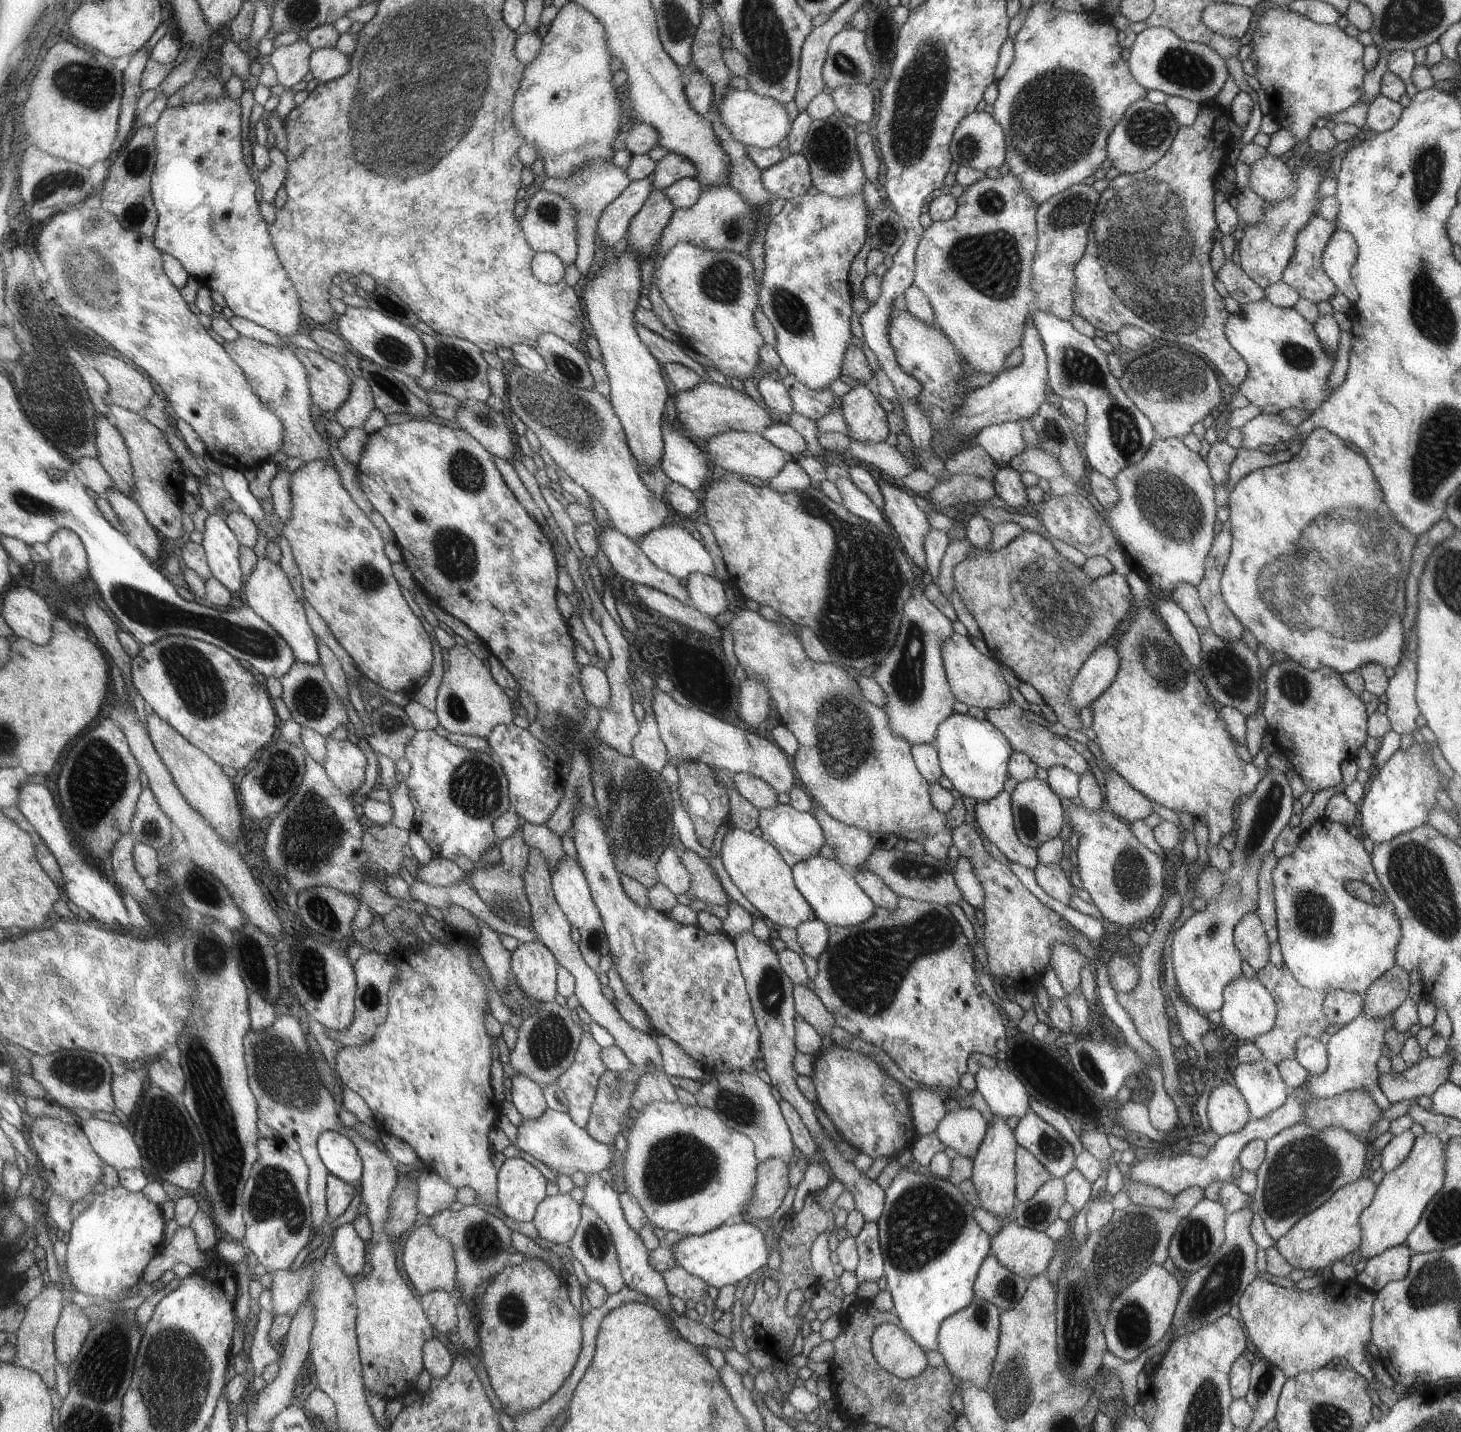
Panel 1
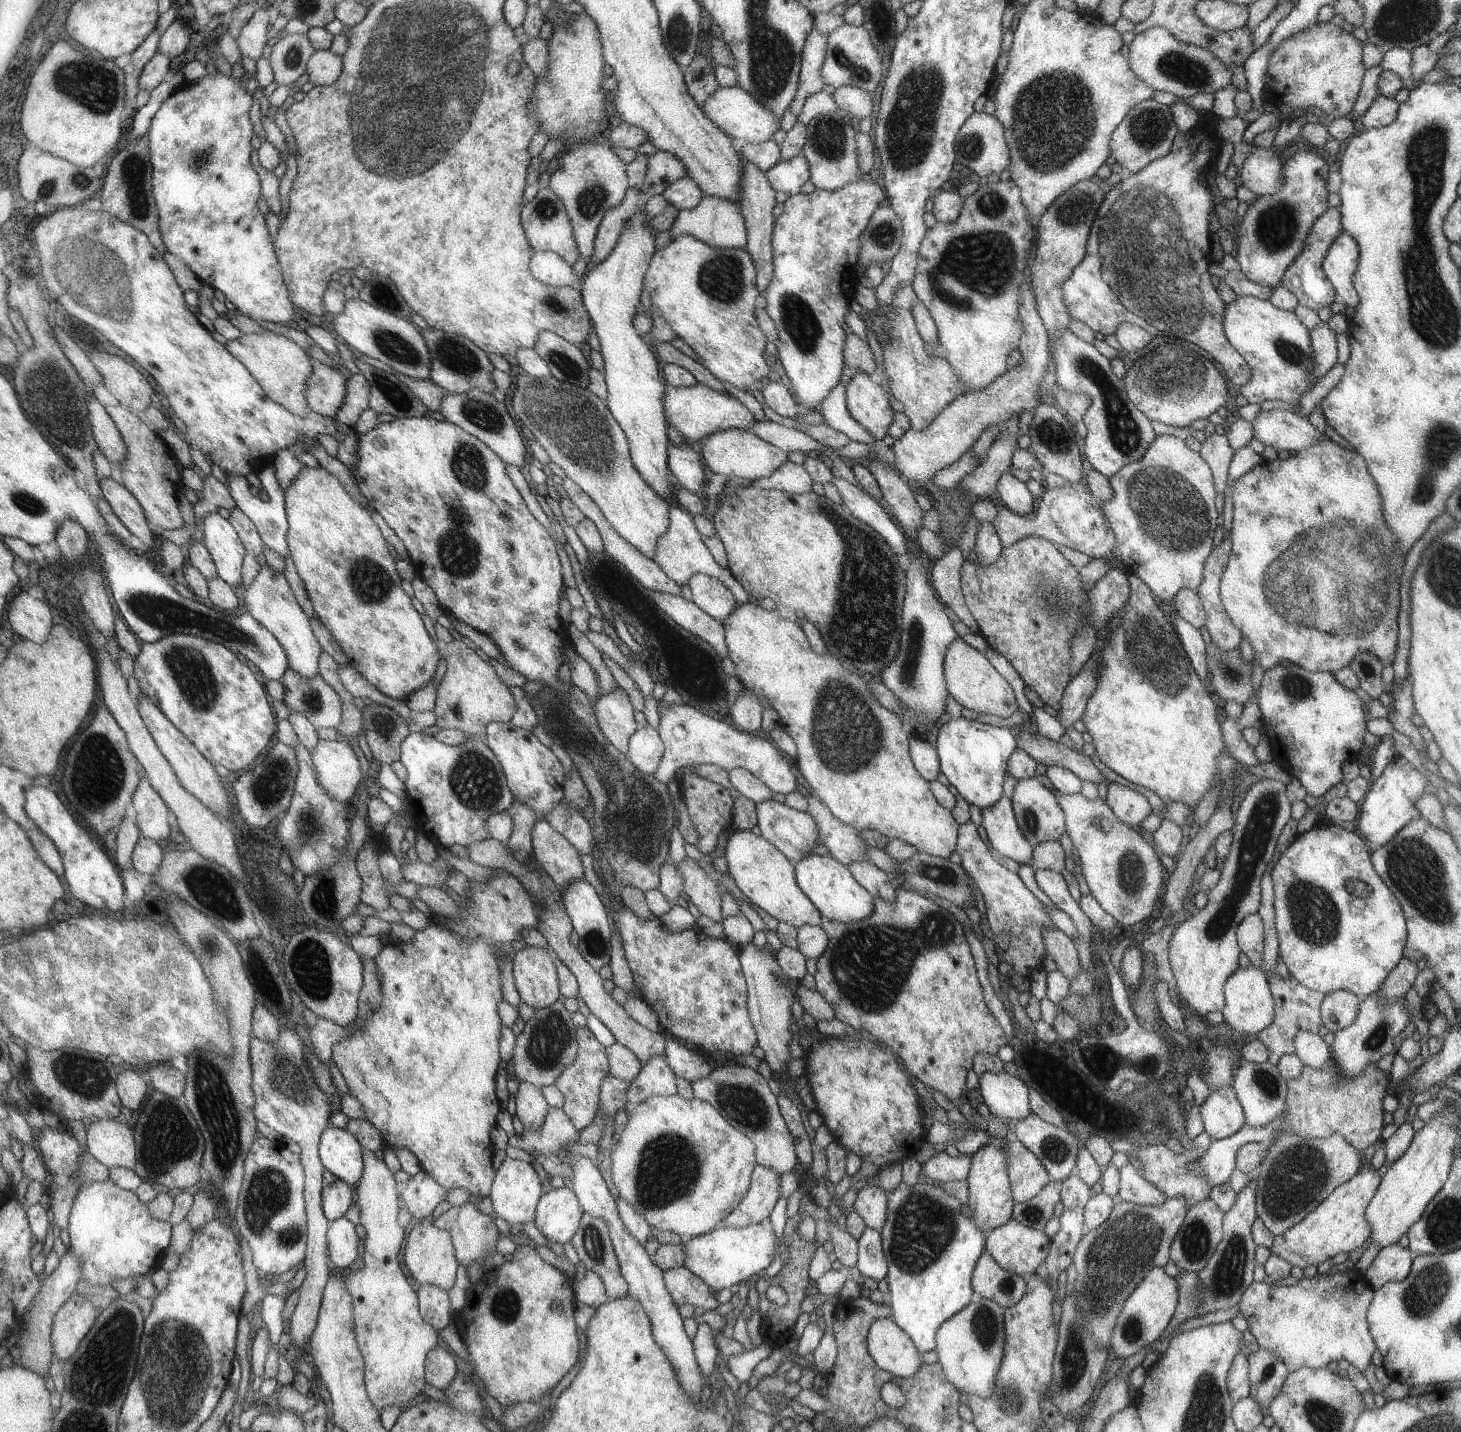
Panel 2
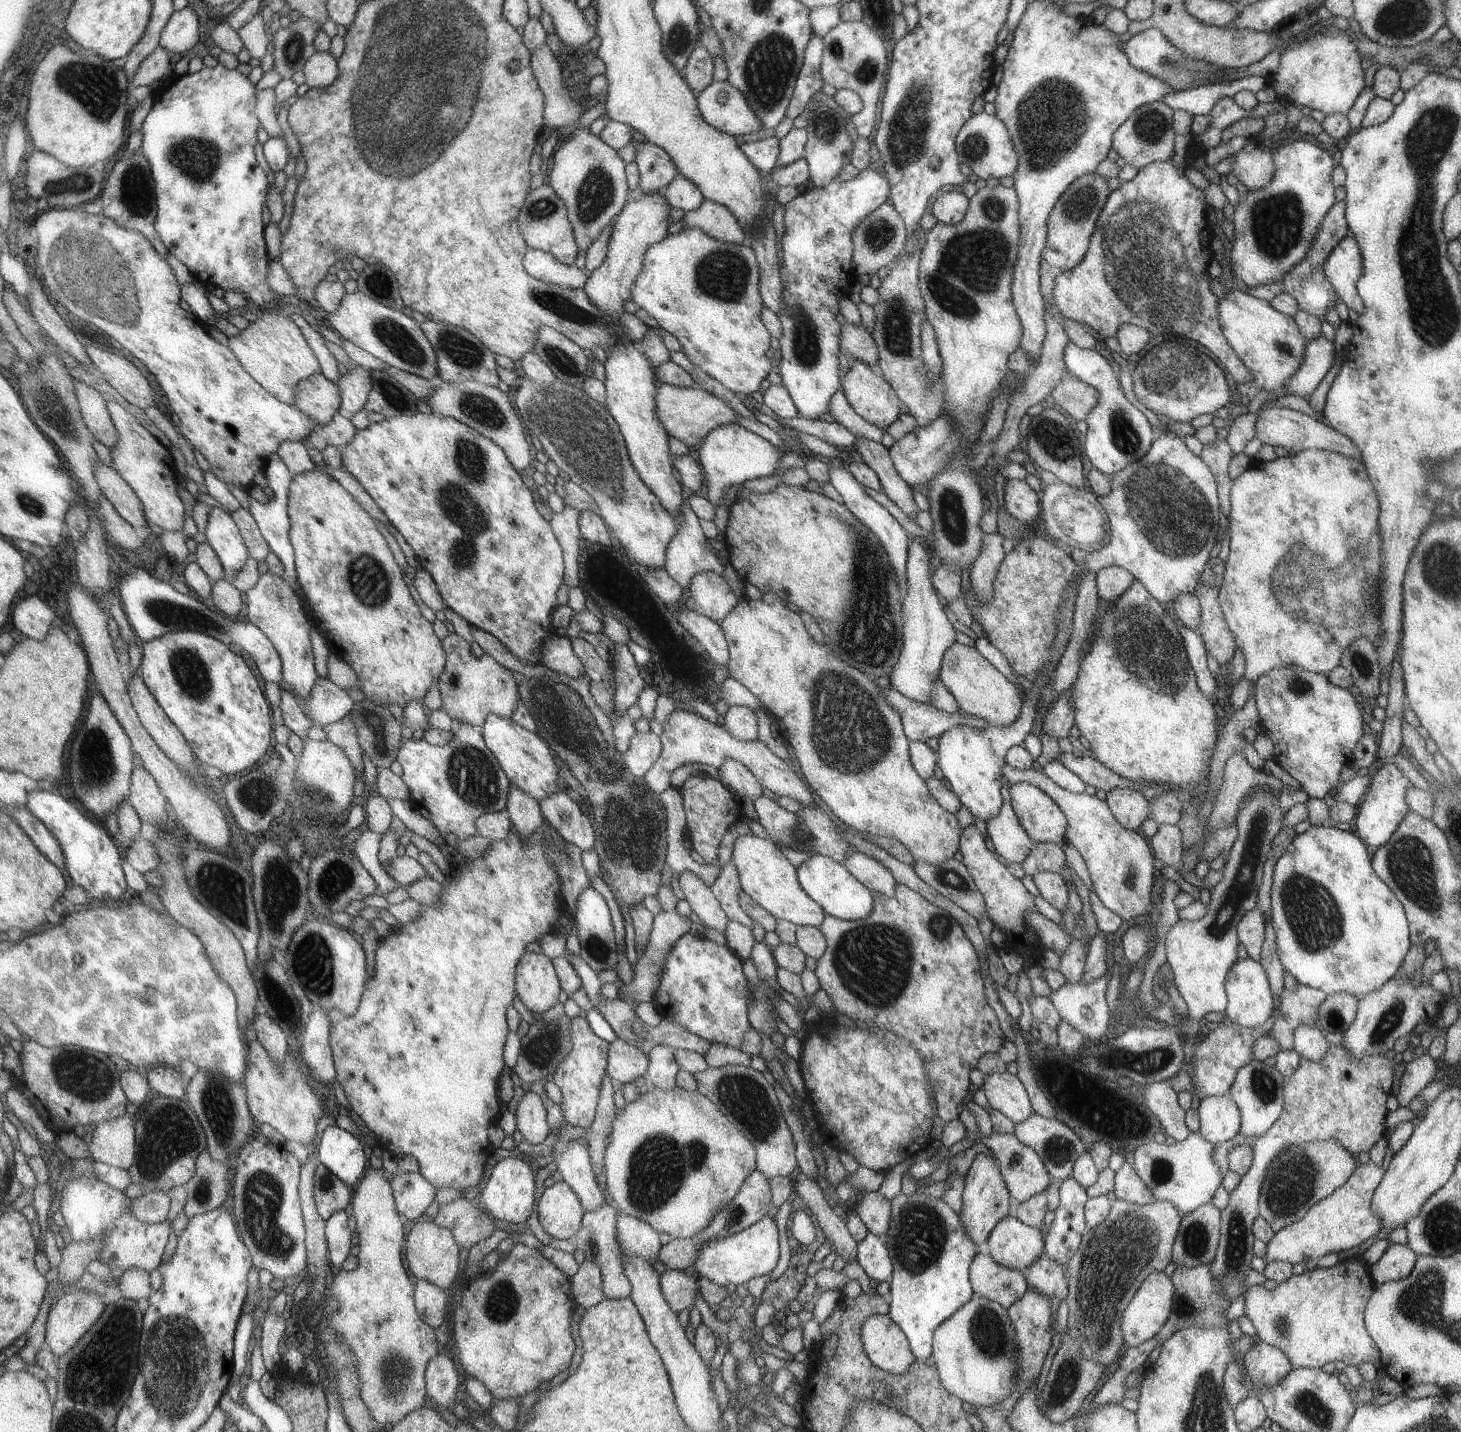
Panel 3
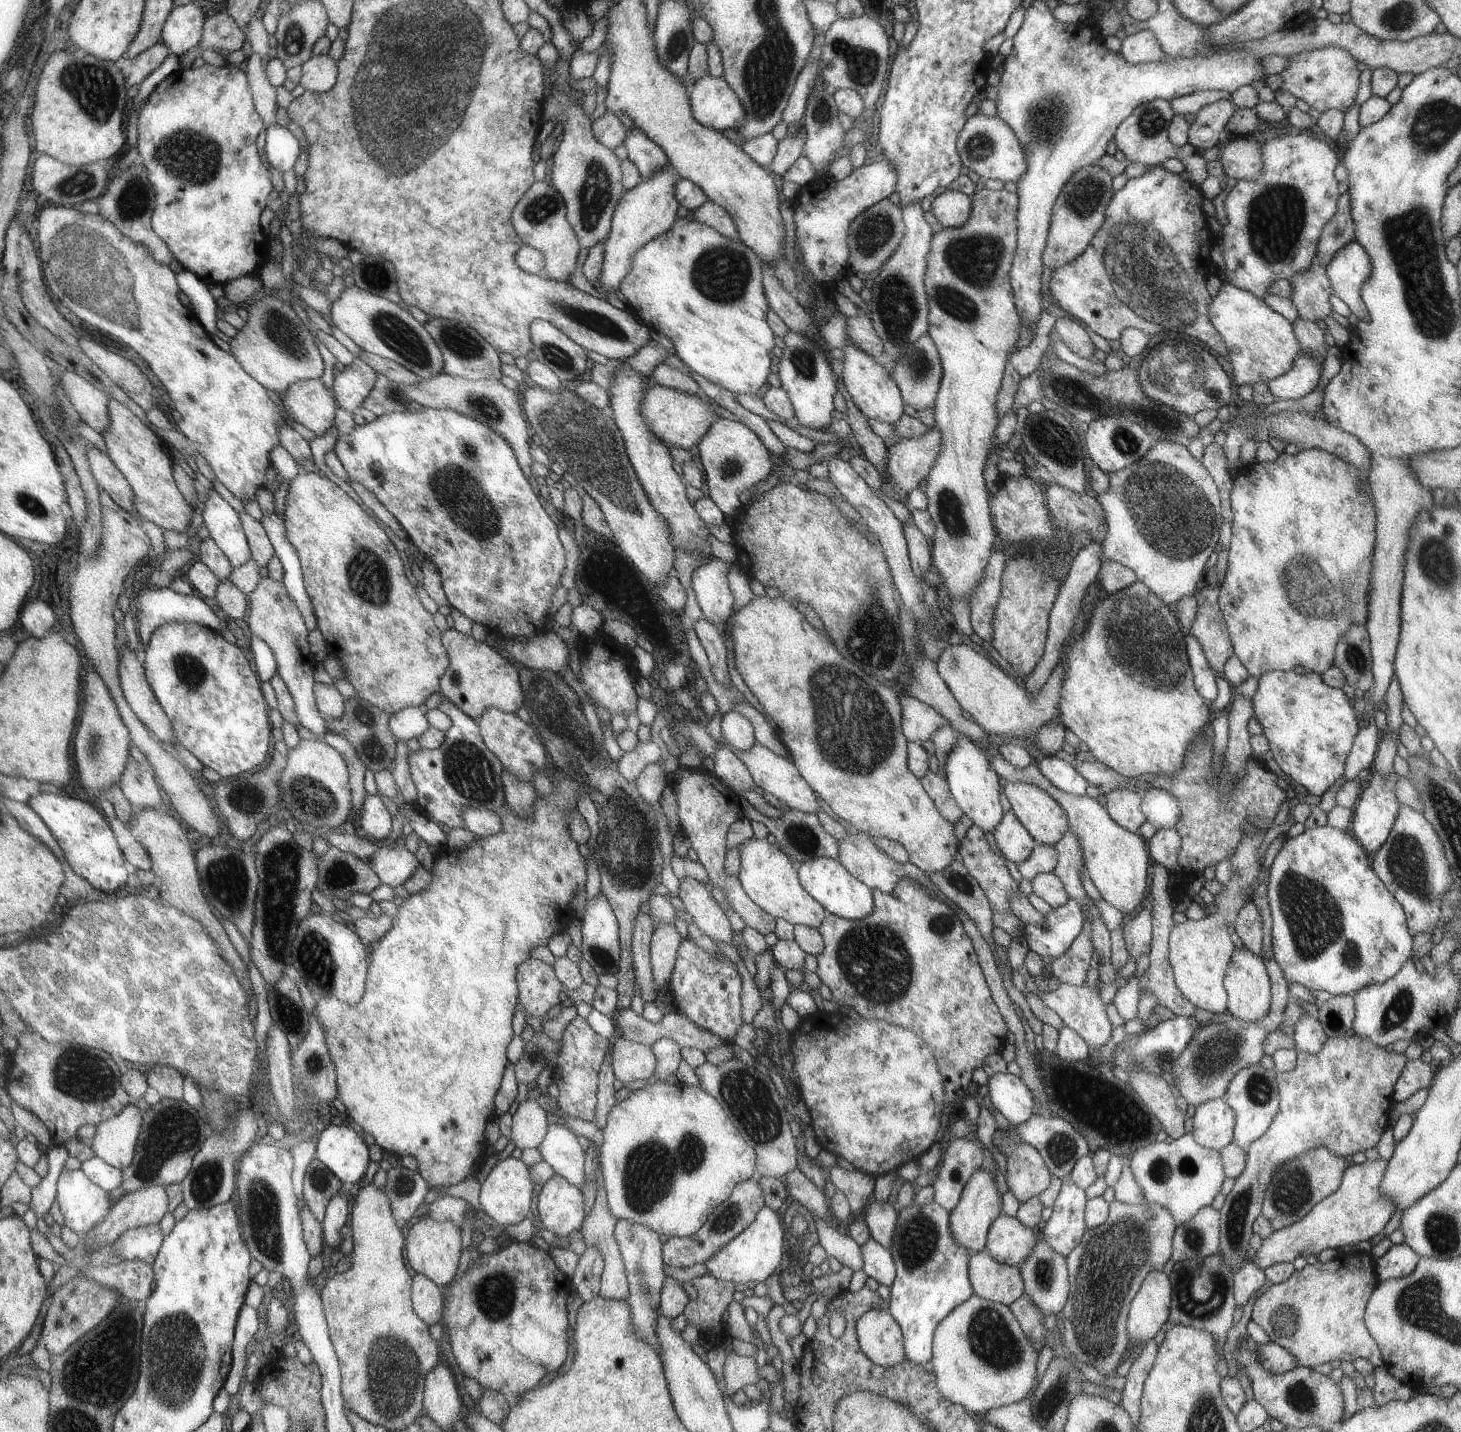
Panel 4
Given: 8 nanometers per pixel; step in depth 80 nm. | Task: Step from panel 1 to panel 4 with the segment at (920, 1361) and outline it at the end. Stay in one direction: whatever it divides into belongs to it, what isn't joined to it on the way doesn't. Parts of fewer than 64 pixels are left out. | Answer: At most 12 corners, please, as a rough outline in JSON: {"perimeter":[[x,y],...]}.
{"perimeter":[[885,1309],[863,1312],[858,1345],[875,1365],[904,1361],[902,1332]]}

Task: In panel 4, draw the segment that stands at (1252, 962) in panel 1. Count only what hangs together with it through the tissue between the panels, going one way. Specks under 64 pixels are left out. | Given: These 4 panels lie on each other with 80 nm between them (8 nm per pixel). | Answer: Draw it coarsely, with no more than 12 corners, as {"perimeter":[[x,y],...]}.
{"perimeter":[[1247,900],[1235,920],[1234,932],[1244,948],[1260,955],[1261,915]]}

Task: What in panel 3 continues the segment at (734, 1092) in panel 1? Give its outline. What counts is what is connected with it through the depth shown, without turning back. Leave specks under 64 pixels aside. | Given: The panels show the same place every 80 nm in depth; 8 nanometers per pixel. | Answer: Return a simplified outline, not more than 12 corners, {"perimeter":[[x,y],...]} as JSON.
{"perimeter":[[750,1067],[692,1076],[755,1148],[768,1181],[795,1170],[774,1089]]}

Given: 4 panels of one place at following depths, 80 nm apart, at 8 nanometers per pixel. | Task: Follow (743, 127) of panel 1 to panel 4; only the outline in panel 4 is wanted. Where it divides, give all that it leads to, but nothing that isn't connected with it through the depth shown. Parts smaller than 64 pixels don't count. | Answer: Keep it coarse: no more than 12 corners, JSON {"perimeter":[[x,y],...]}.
{"perimeter":[[722,78],[689,87],[691,116],[715,131],[741,128],[745,110]]}

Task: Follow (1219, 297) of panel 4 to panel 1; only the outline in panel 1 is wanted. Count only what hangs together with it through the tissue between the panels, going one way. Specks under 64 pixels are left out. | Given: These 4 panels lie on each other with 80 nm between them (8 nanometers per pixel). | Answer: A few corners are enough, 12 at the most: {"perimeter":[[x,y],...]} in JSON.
{"perimeter":[[1265,297],[1229,314],[1257,408],[1330,395],[1335,358],[1294,307]]}

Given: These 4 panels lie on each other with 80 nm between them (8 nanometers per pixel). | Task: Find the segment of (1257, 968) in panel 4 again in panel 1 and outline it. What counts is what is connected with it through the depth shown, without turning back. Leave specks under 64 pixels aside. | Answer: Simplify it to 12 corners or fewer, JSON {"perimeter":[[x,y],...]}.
{"perimeter":[[1256,976],[1225,986],[1220,1023],[1254,1041],[1277,1022],[1277,1005]]}

